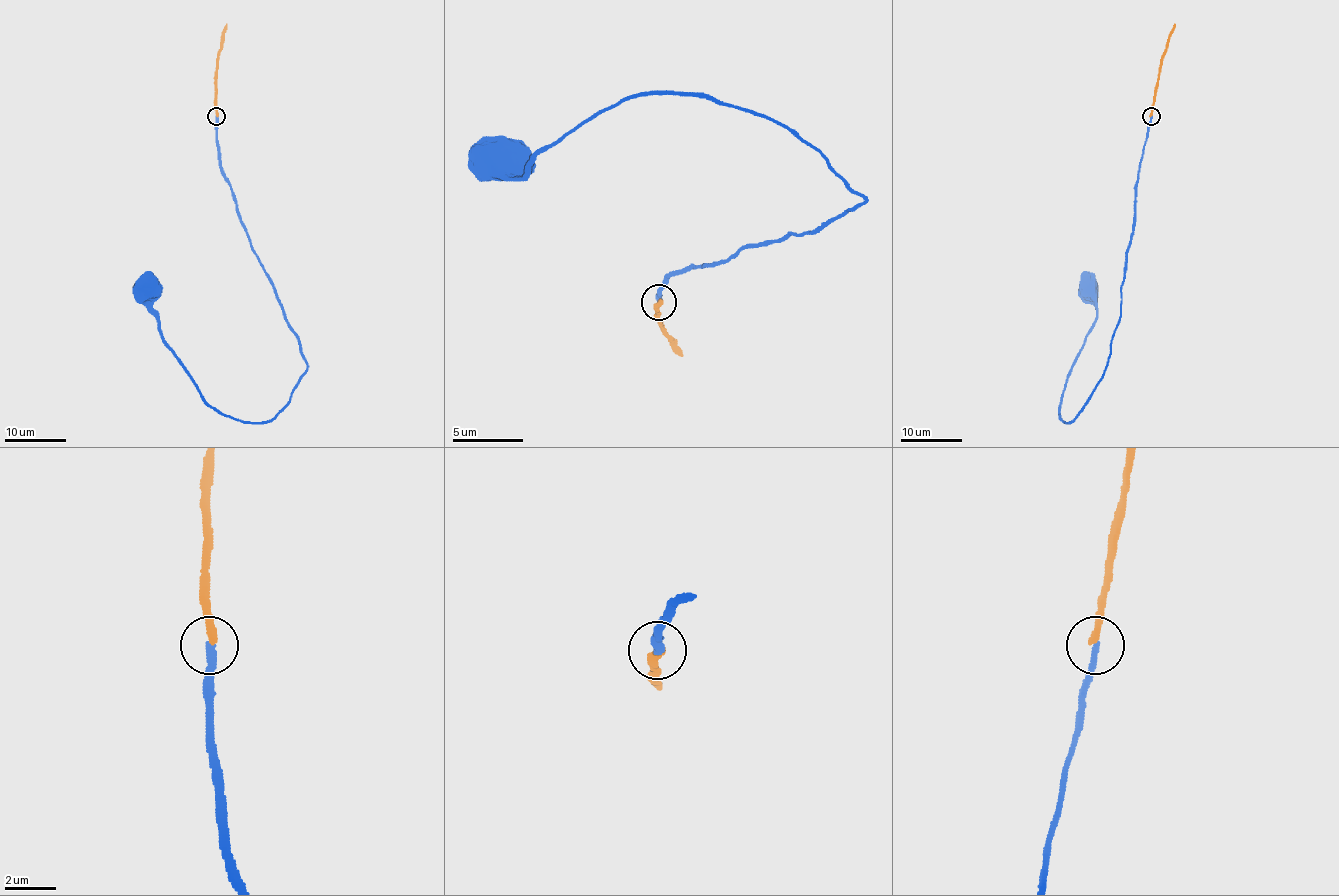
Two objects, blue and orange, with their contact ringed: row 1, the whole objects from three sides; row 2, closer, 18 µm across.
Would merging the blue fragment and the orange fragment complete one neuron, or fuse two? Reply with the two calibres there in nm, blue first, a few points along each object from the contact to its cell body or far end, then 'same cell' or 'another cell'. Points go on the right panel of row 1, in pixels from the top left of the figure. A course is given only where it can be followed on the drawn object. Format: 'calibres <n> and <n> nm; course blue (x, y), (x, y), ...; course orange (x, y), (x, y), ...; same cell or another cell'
calibres 280 and 240 nm; course blue (1151, 116), (1110, 356), (1089, 401), (1065, 422), (1059, 402), (1096, 316), (1096, 303), (1082, 288), (1089, 289); course orange (1151, 116), (1160, 59), (1174, 23); another cell

